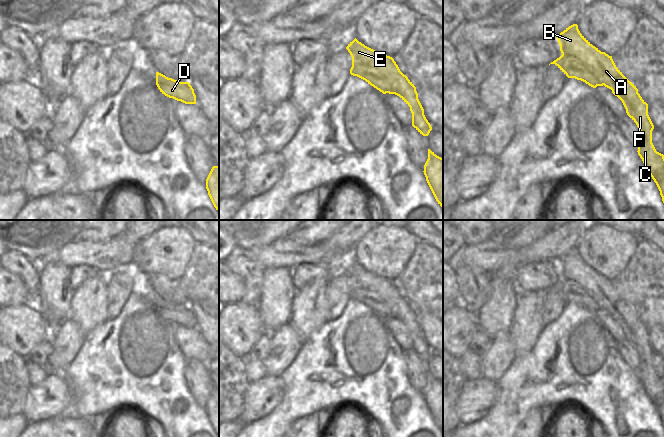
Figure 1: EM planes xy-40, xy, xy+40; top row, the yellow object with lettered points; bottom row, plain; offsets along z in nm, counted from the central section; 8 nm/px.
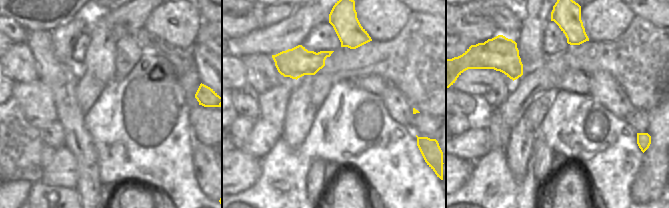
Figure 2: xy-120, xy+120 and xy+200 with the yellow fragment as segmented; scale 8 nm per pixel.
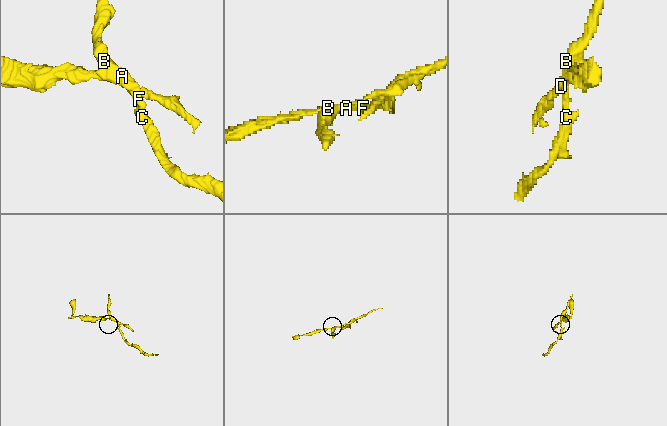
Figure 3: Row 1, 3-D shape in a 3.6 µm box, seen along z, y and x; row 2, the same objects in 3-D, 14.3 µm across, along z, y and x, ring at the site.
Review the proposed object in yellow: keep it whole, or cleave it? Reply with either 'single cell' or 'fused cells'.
fused cells

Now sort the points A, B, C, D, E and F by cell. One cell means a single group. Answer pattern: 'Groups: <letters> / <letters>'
Groups: A B C E / D F.

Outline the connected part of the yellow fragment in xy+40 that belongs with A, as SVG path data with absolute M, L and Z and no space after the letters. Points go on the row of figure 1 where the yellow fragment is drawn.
M573 24L557 36L560 51L567 56L573 56L589 66L598 80L611 90L616 89L616 81L627 78L616 67L612 56L601 52L593 46Z

